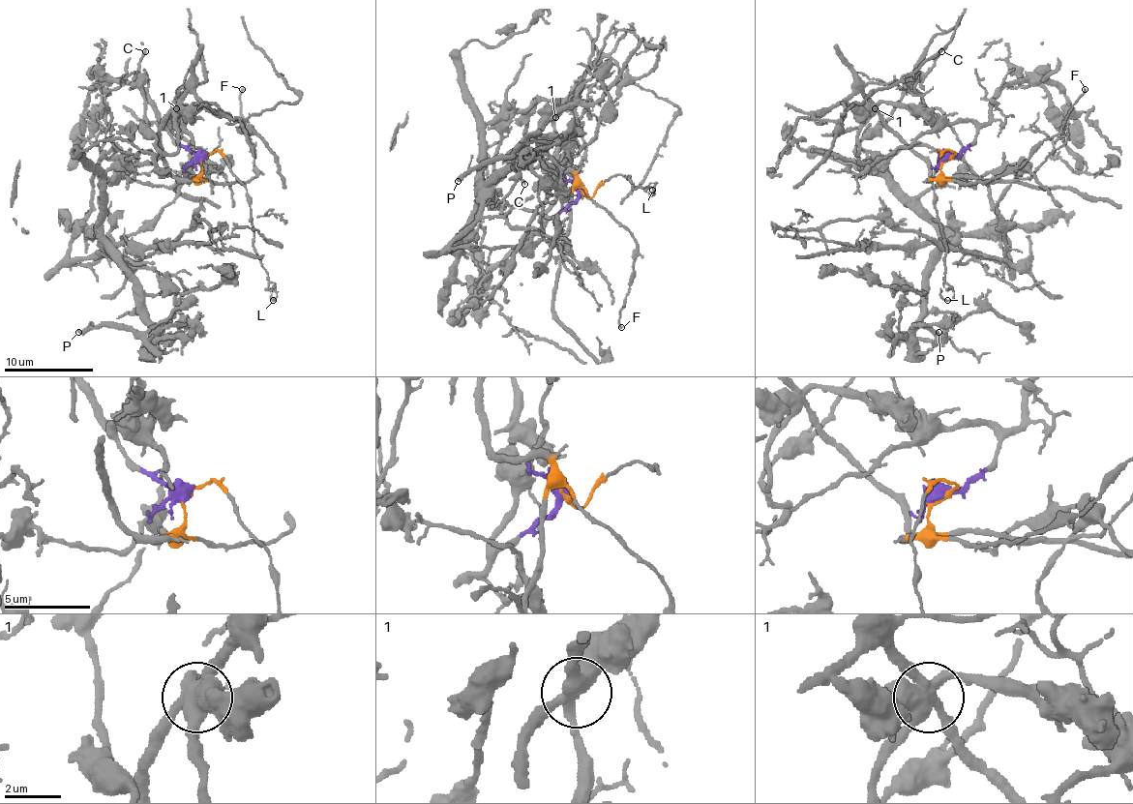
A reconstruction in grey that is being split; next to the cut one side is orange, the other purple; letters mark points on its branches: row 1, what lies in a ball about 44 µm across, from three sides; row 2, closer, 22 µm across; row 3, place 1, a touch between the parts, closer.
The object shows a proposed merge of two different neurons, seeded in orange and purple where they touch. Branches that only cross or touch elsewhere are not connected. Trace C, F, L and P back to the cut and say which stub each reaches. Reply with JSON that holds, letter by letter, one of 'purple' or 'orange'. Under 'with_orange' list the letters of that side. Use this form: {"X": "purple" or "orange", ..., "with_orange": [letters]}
{"C": "purple", "F": "orange", "L": "orange", "P": "purple", "with_orange": ["F", "L"]}

